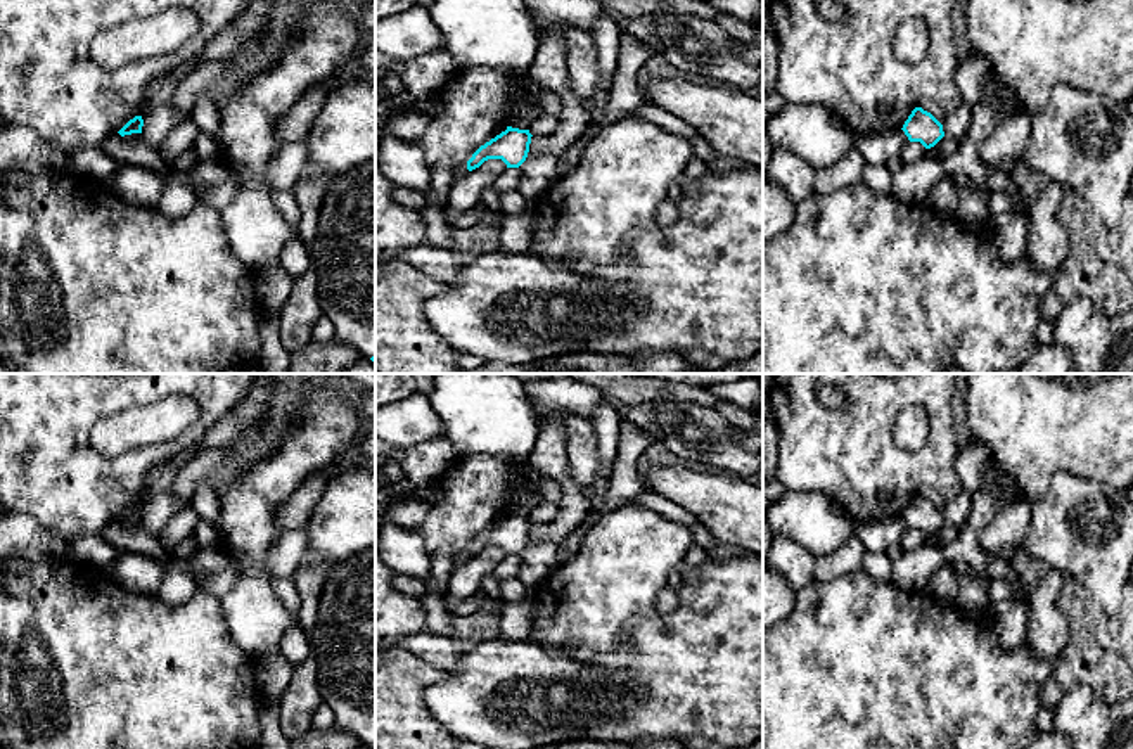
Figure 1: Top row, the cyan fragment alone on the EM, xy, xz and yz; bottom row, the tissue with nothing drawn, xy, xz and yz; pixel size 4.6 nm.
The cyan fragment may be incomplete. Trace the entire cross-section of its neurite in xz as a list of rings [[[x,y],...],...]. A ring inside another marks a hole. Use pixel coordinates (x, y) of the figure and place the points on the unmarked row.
[[[507,514],[505,519],[481,533],[467,548],[467,557],[479,555],[488,547],[502,547],[507,555],[519,555],[529,540],[531,531],[529,517]]]

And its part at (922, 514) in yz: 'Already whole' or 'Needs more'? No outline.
Already whole

